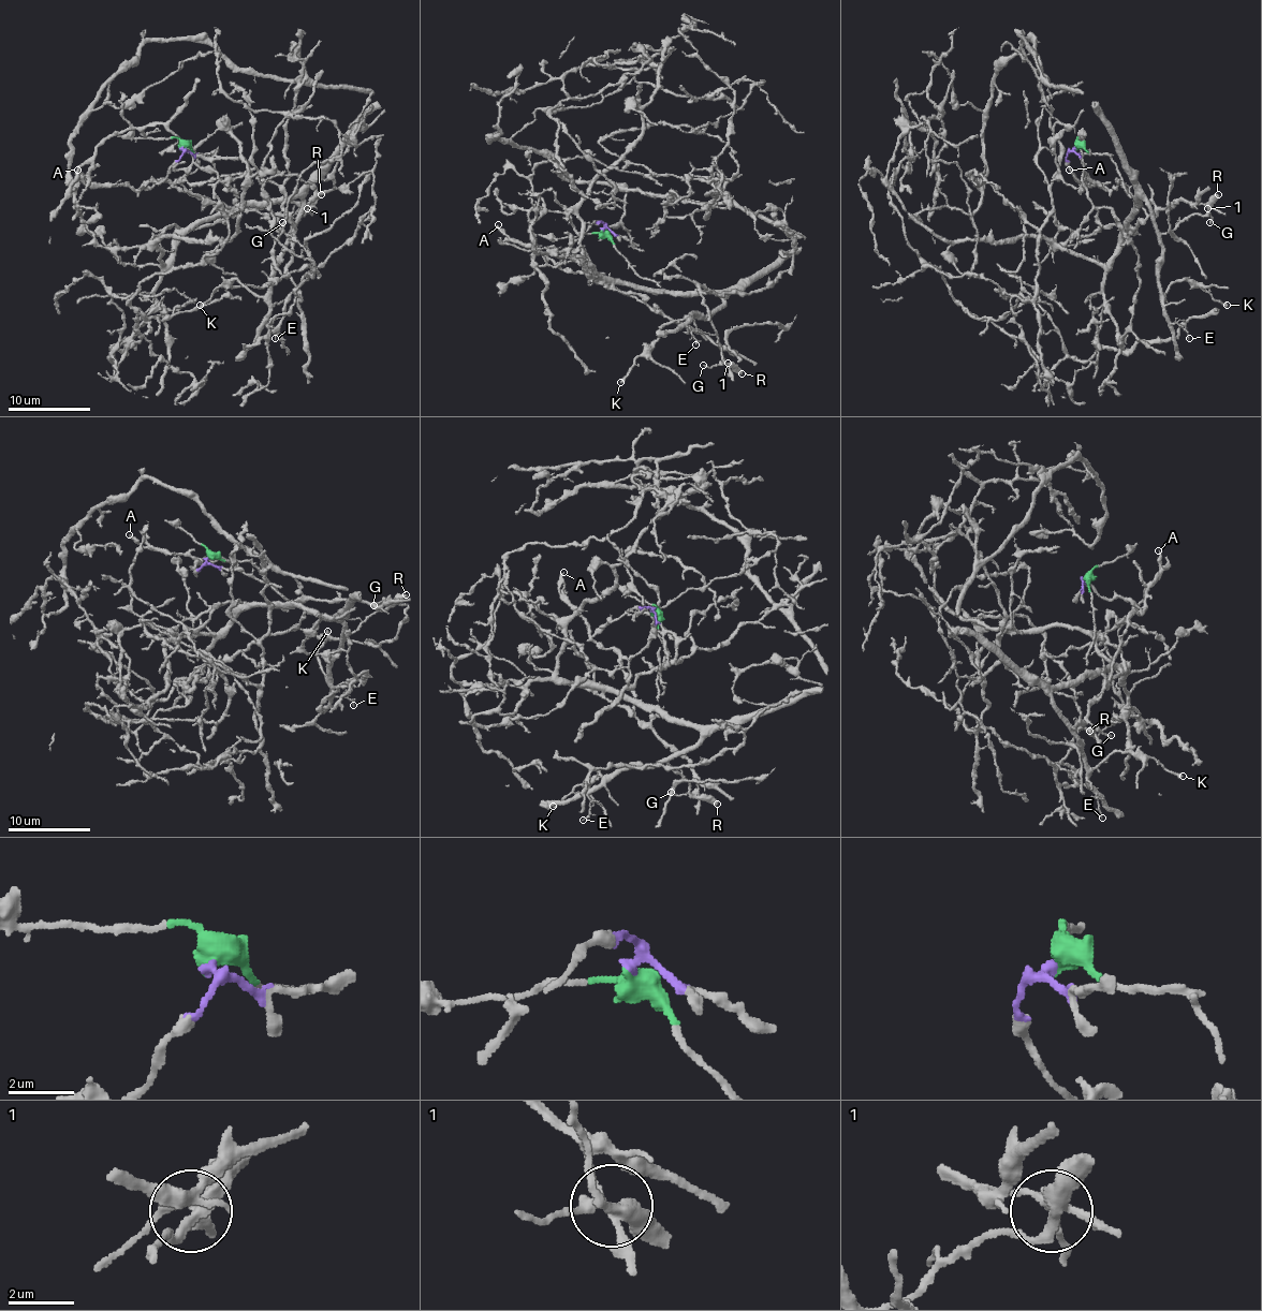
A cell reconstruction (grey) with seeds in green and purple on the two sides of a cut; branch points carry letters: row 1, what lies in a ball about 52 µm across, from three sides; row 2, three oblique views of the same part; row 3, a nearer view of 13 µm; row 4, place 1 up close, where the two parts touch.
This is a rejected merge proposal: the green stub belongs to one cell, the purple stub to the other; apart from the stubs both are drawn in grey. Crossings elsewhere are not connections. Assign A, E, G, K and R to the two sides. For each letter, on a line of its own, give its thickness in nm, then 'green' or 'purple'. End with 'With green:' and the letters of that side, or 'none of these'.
A: calibre 220 nm; purple
E: calibre 130 nm; green
G: calibre 140 nm; purple
K: calibre 280 nm; green
R: calibre 460 nm; green
With green: E, K, R

